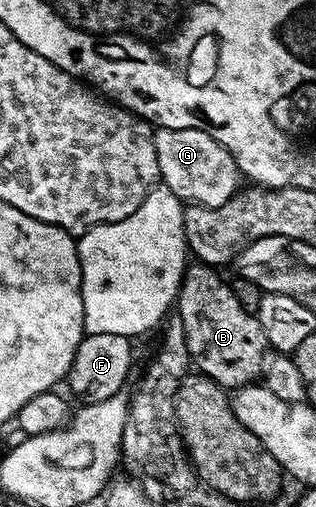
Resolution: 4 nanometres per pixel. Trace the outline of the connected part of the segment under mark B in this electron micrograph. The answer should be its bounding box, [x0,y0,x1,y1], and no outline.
[177,264,268,388]

